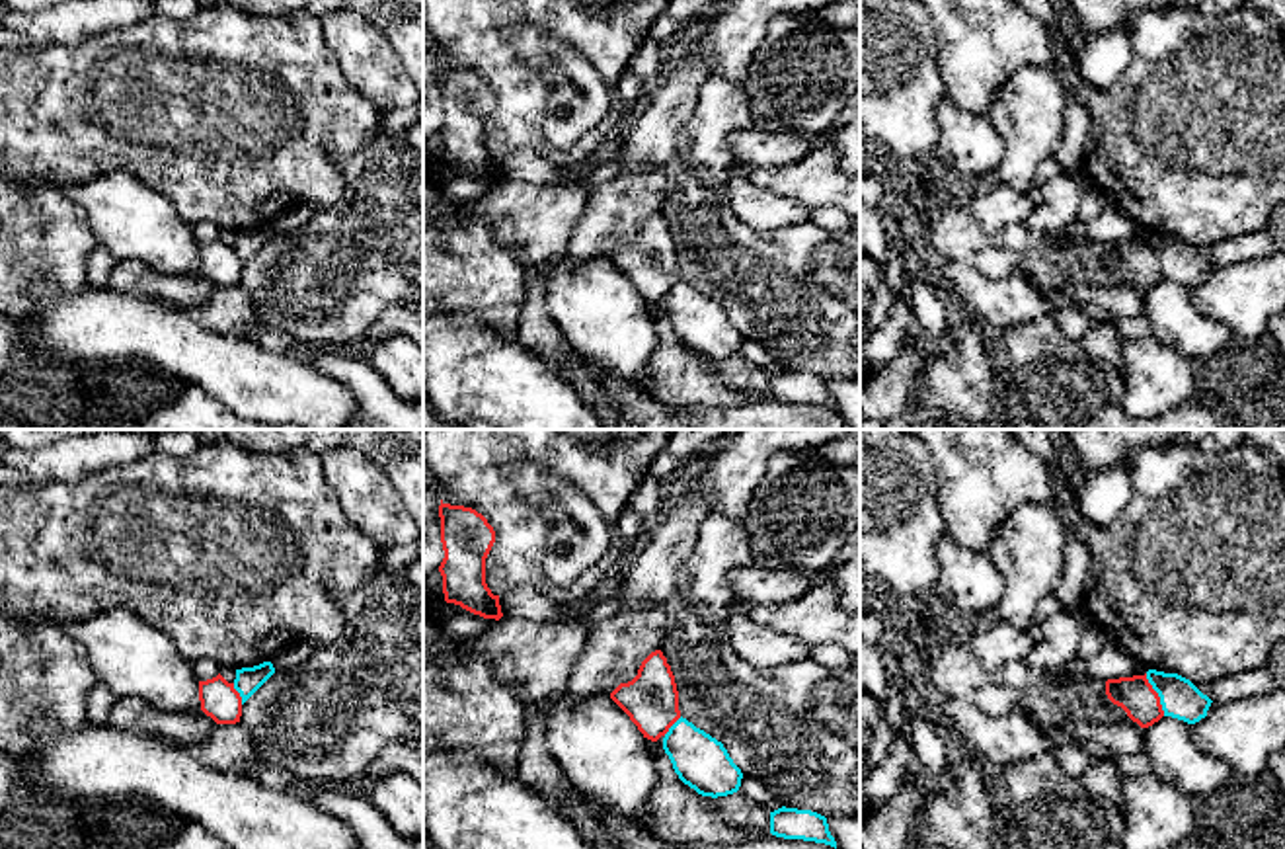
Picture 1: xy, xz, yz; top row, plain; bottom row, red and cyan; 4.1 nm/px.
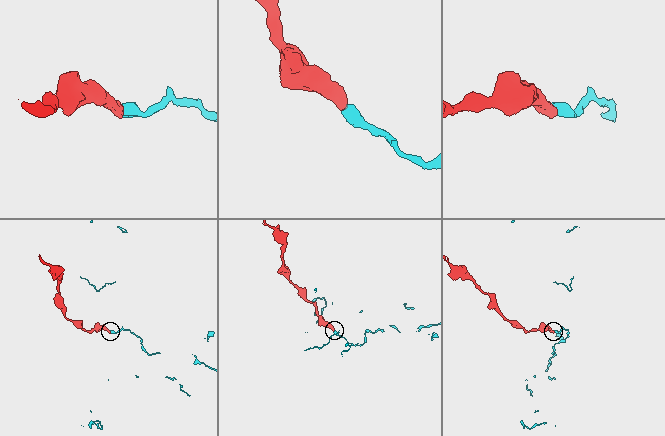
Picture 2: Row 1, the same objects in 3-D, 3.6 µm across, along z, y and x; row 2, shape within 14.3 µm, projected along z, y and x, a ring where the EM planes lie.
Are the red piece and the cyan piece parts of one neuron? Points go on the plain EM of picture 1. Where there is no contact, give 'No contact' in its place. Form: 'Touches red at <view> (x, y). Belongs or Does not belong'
Touches red at yz (1157, 258). Does not belong

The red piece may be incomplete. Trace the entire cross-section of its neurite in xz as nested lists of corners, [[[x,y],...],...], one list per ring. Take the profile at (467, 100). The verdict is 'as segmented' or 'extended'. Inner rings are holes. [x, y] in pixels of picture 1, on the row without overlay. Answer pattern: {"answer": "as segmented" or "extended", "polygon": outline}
{"answer": "as segmented", "polygon": [[[441,62],[441,105],[445,121],[439,129],[447,166],[484,182],[503,180],[499,158],[486,146],[486,121],[495,105],[487,82],[472,70],[450,68]]]}

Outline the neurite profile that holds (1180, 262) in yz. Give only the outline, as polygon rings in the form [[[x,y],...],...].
[[[1149,232],[1147,242],[1160,260],[1164,279],[1172,279],[1188,287],[1195,287],[1207,279],[1213,263],[1189,242],[1156,232]]]

